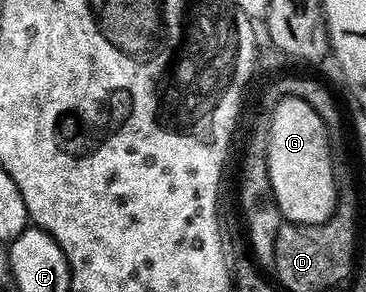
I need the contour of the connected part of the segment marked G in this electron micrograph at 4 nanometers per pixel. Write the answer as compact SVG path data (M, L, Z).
M299 98L280 100L272 112L267 162L272 192L287 223L319 226L333 218L338 209L337 186L333 179L335 159L330 152L324 121L316 116L314 109Z

